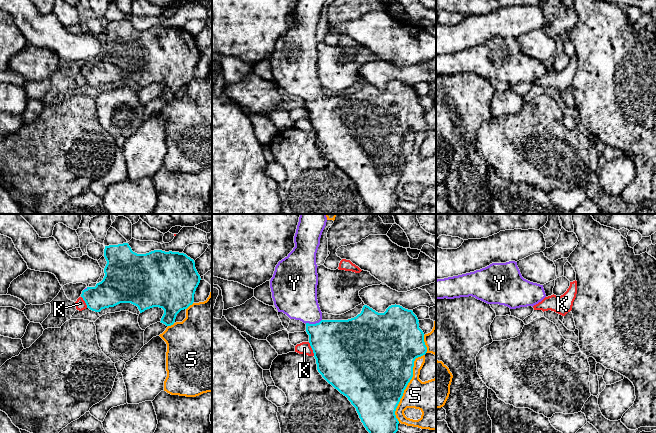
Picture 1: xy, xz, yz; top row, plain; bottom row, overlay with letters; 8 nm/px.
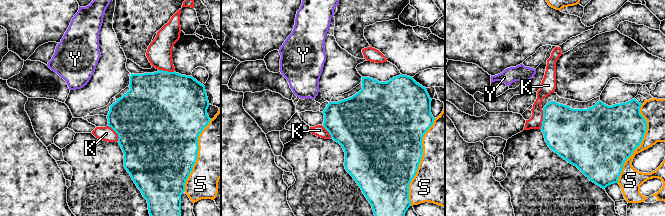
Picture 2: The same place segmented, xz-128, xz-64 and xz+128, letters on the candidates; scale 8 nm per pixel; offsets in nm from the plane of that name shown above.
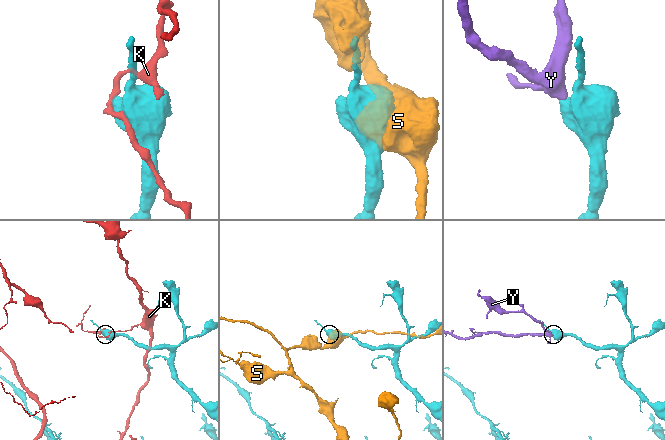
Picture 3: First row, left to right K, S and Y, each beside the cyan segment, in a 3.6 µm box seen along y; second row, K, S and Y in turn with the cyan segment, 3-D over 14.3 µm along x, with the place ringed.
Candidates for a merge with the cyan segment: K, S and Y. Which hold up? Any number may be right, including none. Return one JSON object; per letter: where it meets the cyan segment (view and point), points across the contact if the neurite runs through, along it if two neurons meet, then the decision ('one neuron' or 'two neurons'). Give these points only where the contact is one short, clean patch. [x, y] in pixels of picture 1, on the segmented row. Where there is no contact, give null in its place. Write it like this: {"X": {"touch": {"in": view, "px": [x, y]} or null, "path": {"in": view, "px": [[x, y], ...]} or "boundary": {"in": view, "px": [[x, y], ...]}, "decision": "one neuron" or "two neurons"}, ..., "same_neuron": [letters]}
{"K": {"touch": {"in": "xz", "px": [312, 349]}, "decision": "two neurons"}, "S": {"touch": {"in": "xz", "px": [406, 386]}, "decision": "two neurons"}, "Y": {"touch": {"in": "xz", "px": [313, 324]}, "path": {"in": "xz", "px": [[337, 344], [313, 324], [312, 316], [297, 298]]}, "decision": "one neuron"}, "same_neuron": ["Y"]}

